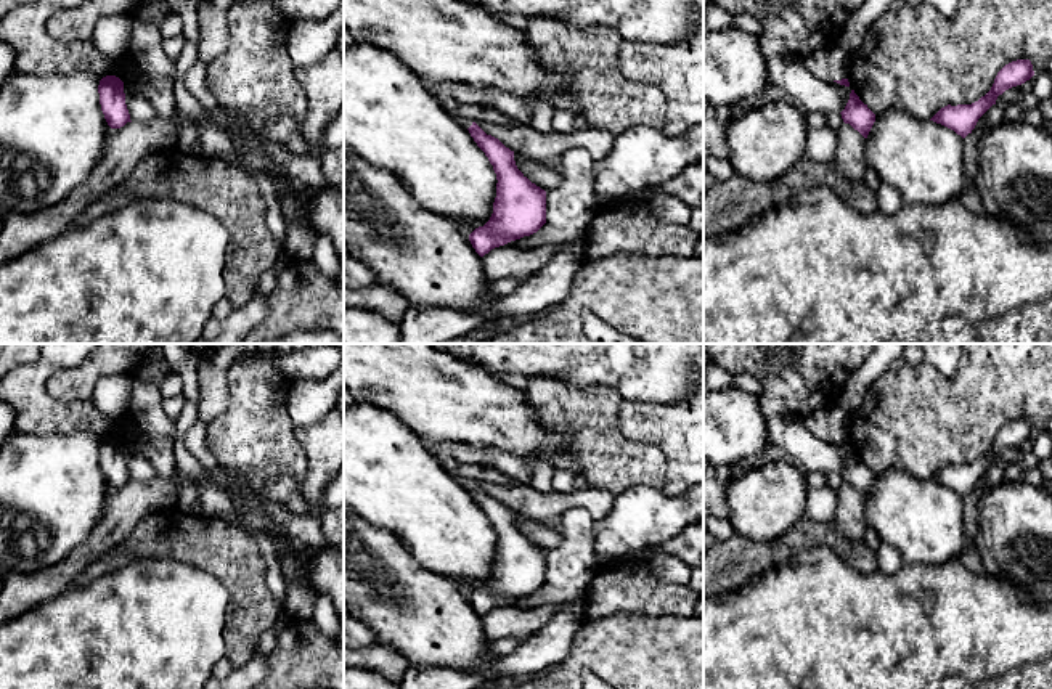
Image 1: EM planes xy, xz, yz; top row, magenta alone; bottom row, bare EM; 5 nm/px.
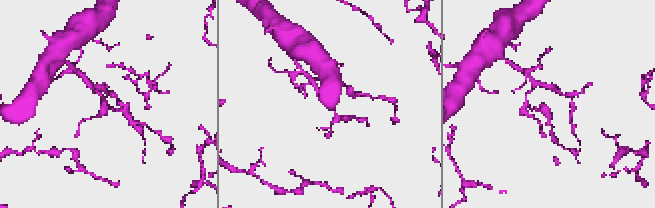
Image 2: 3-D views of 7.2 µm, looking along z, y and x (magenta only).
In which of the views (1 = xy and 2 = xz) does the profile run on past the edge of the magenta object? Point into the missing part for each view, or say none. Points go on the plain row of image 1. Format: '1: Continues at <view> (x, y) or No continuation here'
1: No continuation here
2: No continuation here

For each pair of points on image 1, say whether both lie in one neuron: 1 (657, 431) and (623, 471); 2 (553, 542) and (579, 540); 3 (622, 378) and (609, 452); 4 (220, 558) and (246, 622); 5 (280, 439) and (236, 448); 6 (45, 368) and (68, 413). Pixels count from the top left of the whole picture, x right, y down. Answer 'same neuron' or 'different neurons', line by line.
1: different neurons
2: different neurons
3: different neurons
4: same neuron
5: same neuron
6: same neuron

